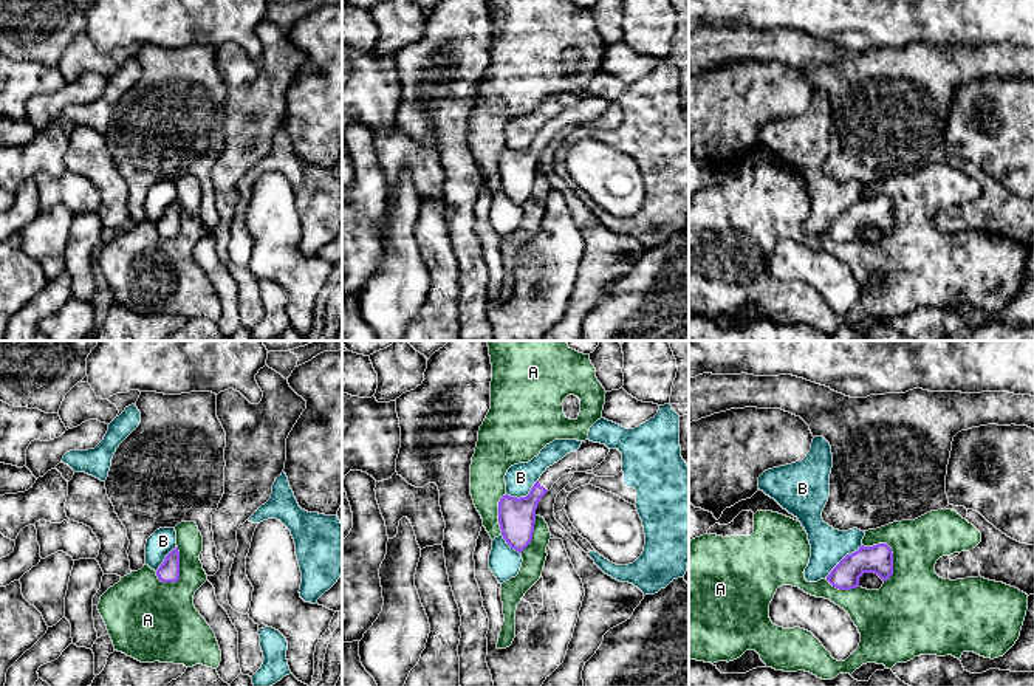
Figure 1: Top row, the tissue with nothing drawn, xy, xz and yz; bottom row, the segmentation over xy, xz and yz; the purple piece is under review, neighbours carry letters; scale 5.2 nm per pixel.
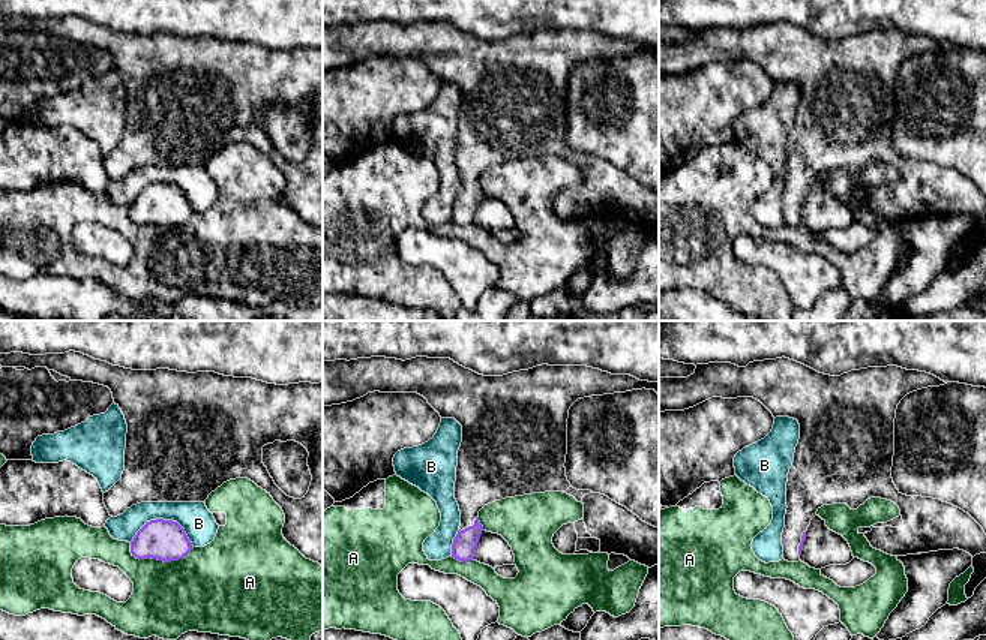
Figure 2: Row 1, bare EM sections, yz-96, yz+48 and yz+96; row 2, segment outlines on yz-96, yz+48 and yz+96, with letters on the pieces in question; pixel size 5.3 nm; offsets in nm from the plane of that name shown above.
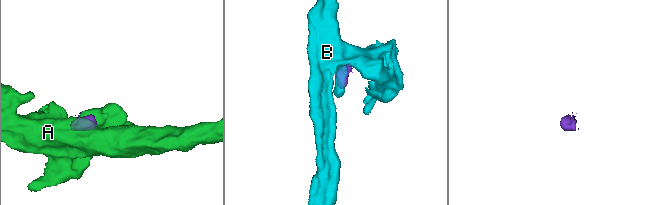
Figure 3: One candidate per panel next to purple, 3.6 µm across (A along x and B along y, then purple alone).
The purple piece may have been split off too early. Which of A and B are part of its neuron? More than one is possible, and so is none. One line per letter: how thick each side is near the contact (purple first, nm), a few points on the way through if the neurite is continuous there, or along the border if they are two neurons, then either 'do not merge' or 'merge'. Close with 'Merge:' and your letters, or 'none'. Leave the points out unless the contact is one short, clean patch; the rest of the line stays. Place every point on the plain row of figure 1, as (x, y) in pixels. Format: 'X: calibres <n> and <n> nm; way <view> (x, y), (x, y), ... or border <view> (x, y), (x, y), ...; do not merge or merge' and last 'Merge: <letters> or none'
A: calibres 150 and 300 nm; do not merge
B: calibres 150 and 190 nm; do not merge
Merge: none

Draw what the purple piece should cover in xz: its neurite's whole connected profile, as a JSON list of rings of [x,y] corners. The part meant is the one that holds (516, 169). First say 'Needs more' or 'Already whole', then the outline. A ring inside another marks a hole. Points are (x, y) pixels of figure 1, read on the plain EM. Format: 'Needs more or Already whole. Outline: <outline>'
Needs more. Outline: [[[585,93],[577,104],[546,121],[526,150],[503,149],[498,155],[498,177],[506,197],[522,206],[532,194],[540,152],[562,129],[591,124],[605,113],[608,105],[605,98]]]

